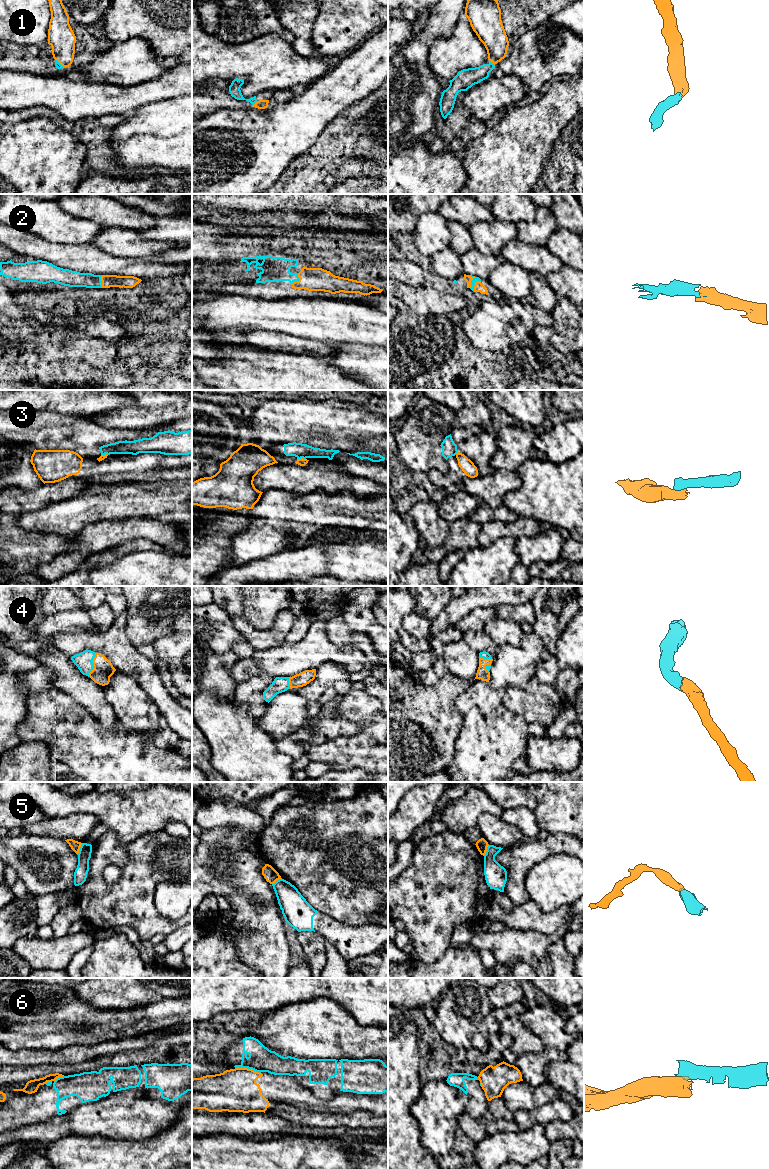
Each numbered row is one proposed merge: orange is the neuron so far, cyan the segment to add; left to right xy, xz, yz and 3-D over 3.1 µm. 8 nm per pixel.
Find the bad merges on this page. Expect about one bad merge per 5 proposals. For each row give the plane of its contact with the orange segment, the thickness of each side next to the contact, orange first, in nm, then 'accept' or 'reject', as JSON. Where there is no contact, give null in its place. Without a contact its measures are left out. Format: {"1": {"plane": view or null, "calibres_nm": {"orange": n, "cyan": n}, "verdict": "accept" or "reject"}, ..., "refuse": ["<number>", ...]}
{"1": {"plane": "yz", "calibres_nm": {"orange": 220, "cyan": 160}, "verdict": "accept"}, "2": {"plane": "yz", "calibres_nm": {"orange": 60, "cyan": 40}, "verdict": "accept"}, "3": {"plane": "xz", "calibres_nm": {"orange": 60, "cyan": 120}, "verdict": "reject"}, "4": {"plane": "xy", "calibres_nm": {"orange": 160, "cyan": 140}, "verdict": "accept"}, "5": {"plane": "xy", "calibres_nm": {"orange": 80, "cyan": 110}, "verdict": "reject"}, "6": {"plane": "xz", "calibres_nm": {"orange": 340, "cyan": 200}, "verdict": "reject"}, "refuse": ["3", "5", "6"]}

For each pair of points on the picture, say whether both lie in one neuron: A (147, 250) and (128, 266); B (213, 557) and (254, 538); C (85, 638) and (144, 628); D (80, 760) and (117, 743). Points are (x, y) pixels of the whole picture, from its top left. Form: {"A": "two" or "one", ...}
{"A": "two", "B": "two", "C": "two", "D": "one"}

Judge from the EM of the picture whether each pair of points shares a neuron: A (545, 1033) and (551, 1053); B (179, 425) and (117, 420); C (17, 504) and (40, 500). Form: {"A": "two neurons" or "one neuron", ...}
{"A": "two neurons", "B": "two neurons", "C": "one neuron"}

